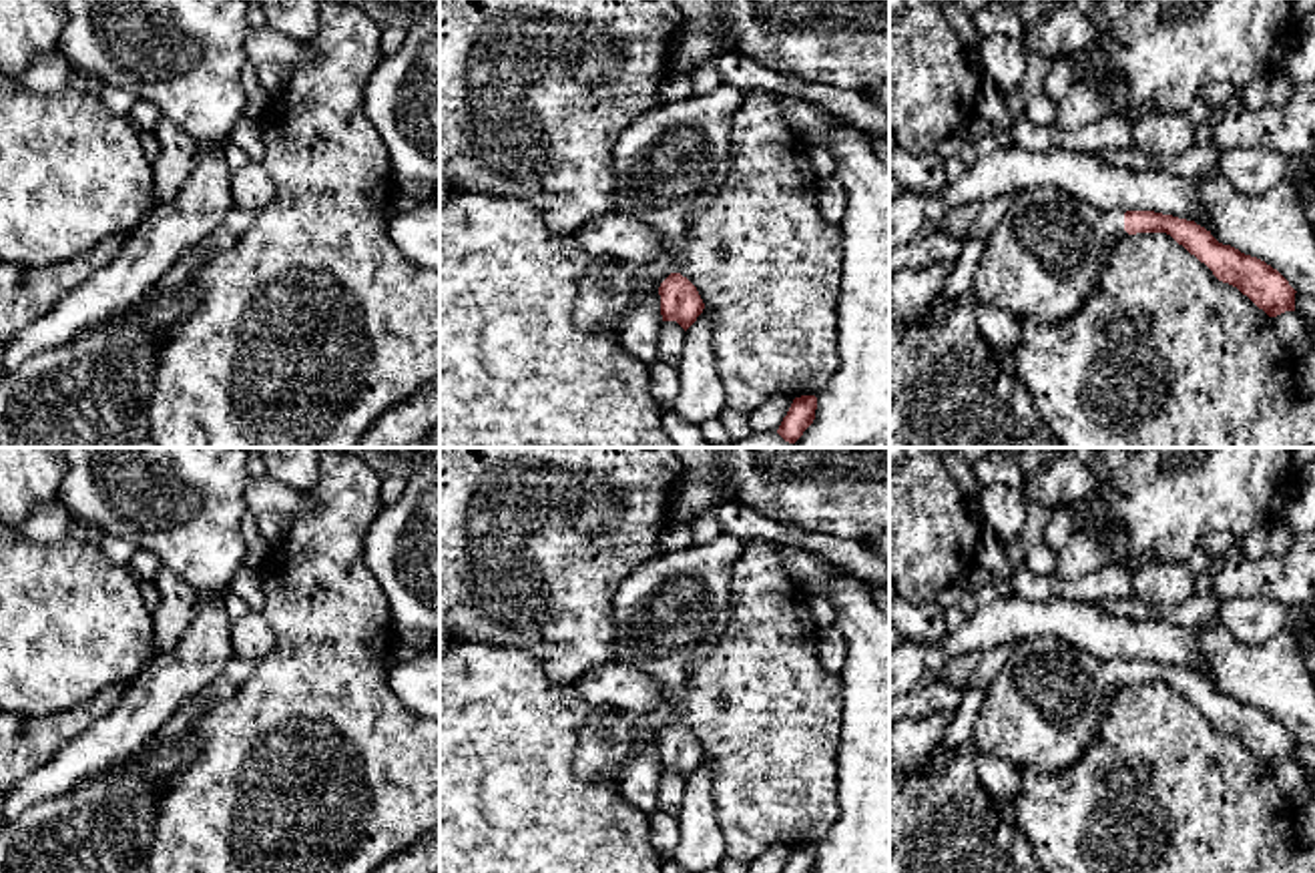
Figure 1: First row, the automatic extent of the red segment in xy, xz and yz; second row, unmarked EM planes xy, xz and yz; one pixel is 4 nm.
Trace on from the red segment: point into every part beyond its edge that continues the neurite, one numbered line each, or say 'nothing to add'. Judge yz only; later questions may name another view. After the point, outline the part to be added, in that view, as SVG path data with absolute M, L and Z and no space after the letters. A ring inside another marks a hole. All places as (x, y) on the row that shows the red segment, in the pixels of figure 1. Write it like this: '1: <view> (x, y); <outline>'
1: yz (1048, 251); M1060 189L1018 191L978 263L972 293L1040 323L1078 313L1124 231L1124 211L1098 209Z

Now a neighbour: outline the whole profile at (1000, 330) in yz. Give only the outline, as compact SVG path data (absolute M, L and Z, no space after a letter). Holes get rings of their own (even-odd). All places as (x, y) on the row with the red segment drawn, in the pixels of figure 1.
M974 295L972 301L976 325L990 349L1012 353L1020 345L1020 319L1004 309L982 303Z

